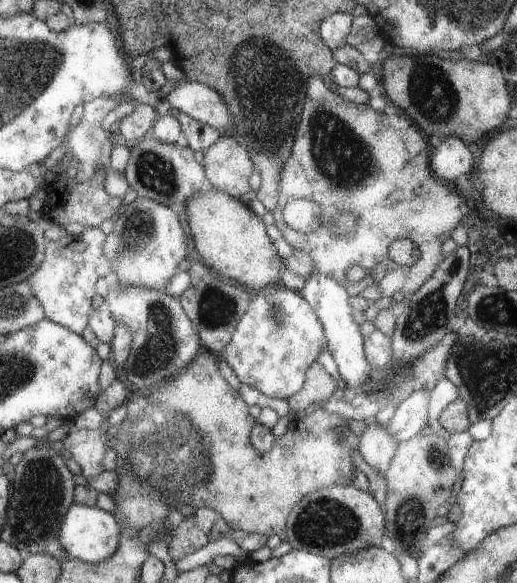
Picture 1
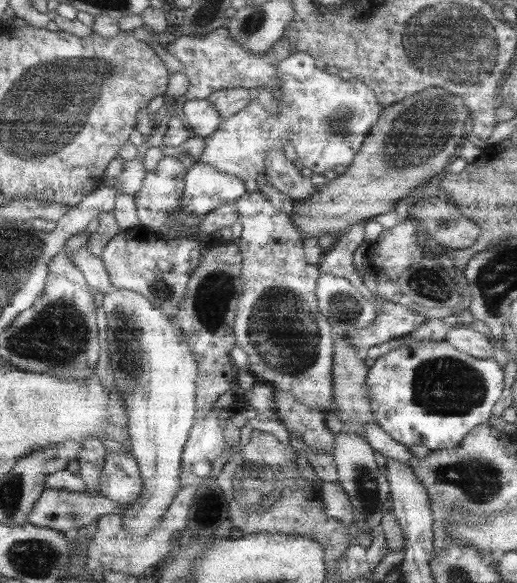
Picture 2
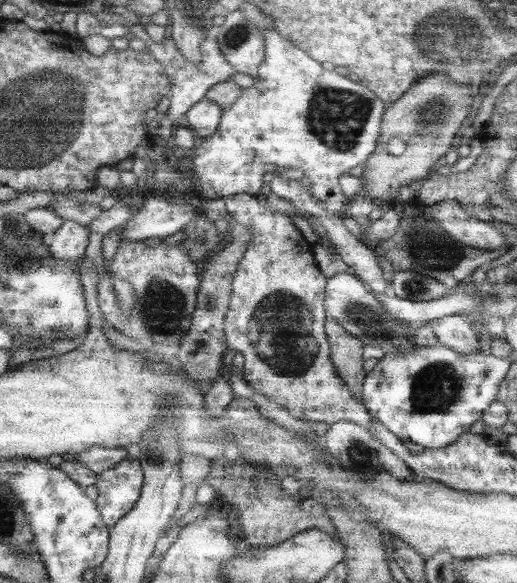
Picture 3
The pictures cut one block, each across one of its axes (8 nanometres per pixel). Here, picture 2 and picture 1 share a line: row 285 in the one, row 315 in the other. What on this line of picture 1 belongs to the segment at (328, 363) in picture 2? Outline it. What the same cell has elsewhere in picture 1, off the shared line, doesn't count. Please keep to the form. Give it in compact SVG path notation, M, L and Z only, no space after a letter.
M269 285L261 289L257 298L253 299L233 333L232 342L225 347L219 357L228 364L242 384L257 388L263 396L283 400L295 395L303 386L305 371L311 366L321 348L326 348L324 329L321 328L312 305L301 298L297 291L283 285Z

